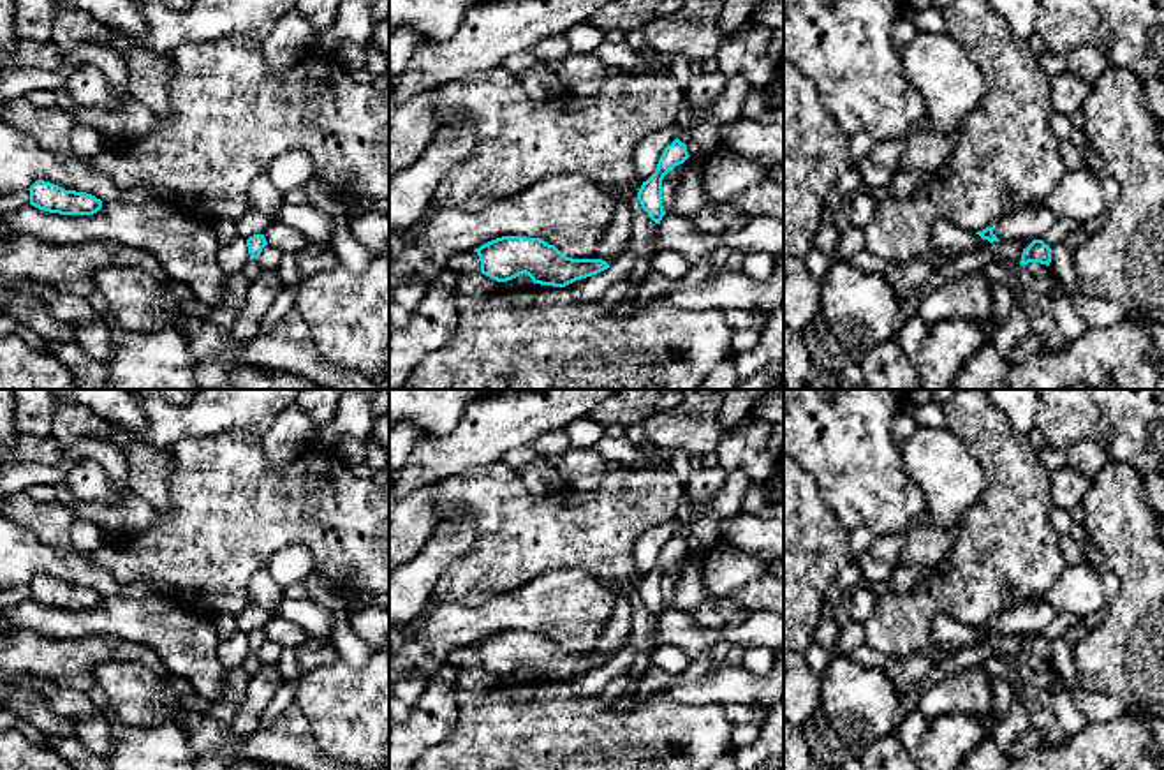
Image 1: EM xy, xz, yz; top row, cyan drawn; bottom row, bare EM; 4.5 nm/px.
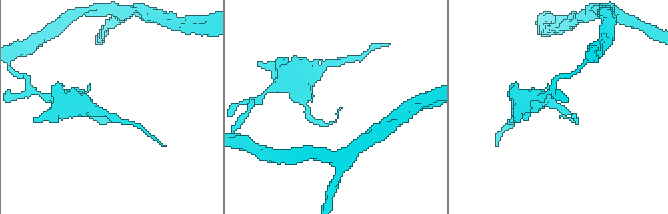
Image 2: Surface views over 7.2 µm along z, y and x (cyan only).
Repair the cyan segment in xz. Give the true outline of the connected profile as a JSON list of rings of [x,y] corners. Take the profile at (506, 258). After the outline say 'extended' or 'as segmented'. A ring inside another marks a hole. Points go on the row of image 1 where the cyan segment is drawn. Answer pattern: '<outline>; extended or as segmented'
[[[502,236],[474,252],[479,255],[481,273],[497,282],[525,273],[534,284],[565,287],[609,268],[602,259],[565,257],[555,245],[527,236]]]; as segmented

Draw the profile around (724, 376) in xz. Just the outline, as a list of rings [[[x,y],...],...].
[[[734,352],[717,365],[697,389],[736,389],[740,379],[733,358]]]

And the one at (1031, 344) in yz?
[[[1030,331],[1013,347],[1009,365],[1021,365],[1025,359],[1039,356],[1042,351],[1042,338],[1037,333]]]

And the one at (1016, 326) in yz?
[[[1013,303],[1011,314],[1006,322],[990,337],[998,352],[1009,361],[1013,347],[1028,335],[1030,324],[1027,321],[1025,310],[1020,303]]]

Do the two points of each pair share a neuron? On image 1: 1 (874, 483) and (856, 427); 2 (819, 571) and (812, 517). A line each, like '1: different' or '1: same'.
1: same
2: same

